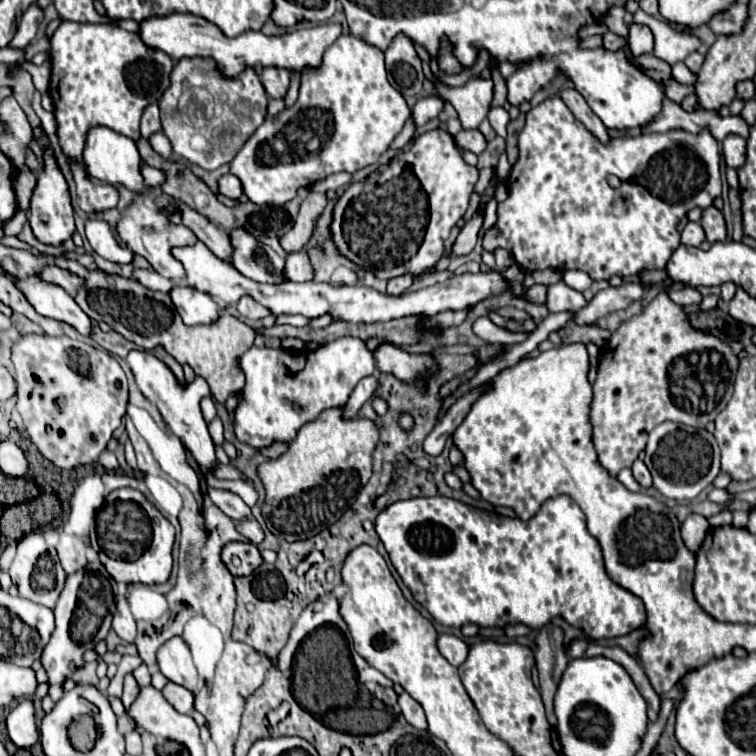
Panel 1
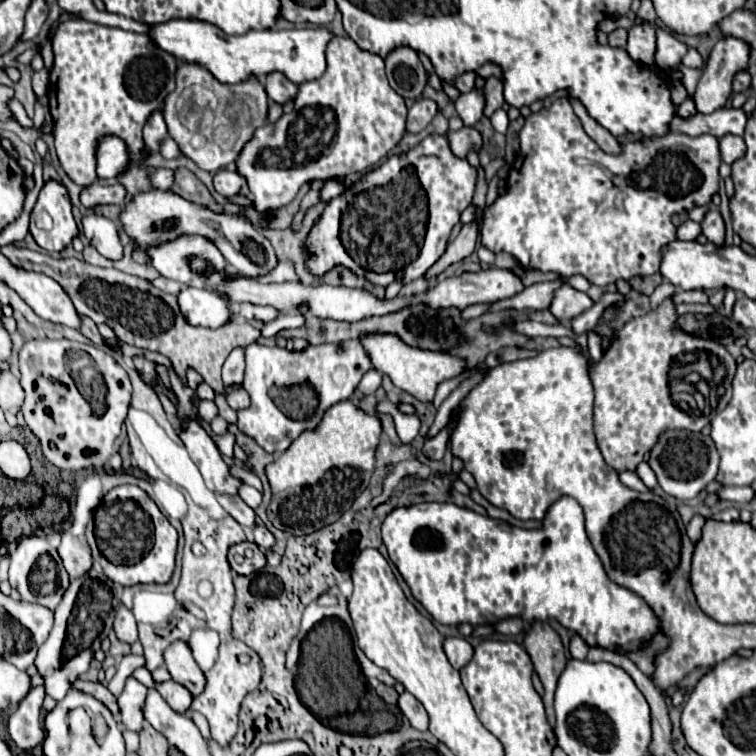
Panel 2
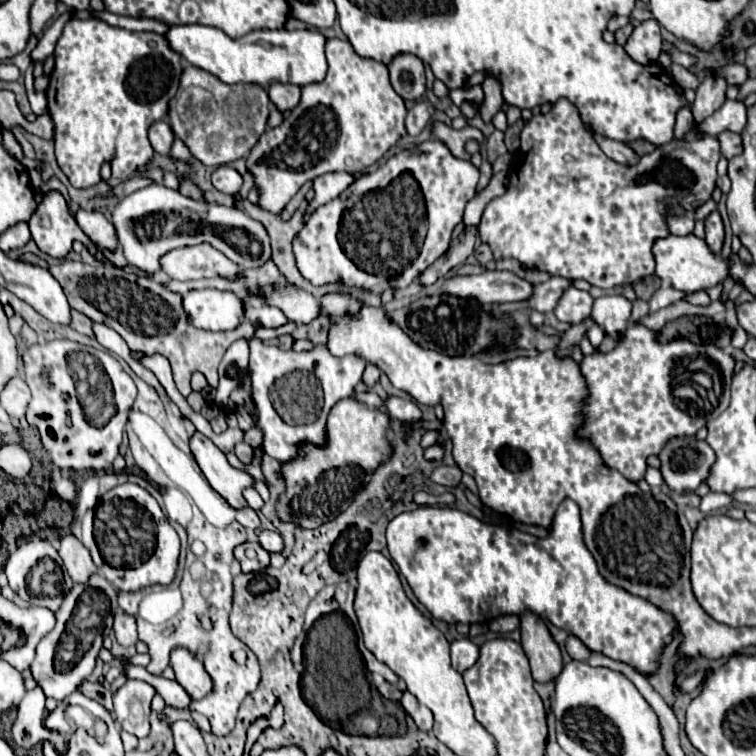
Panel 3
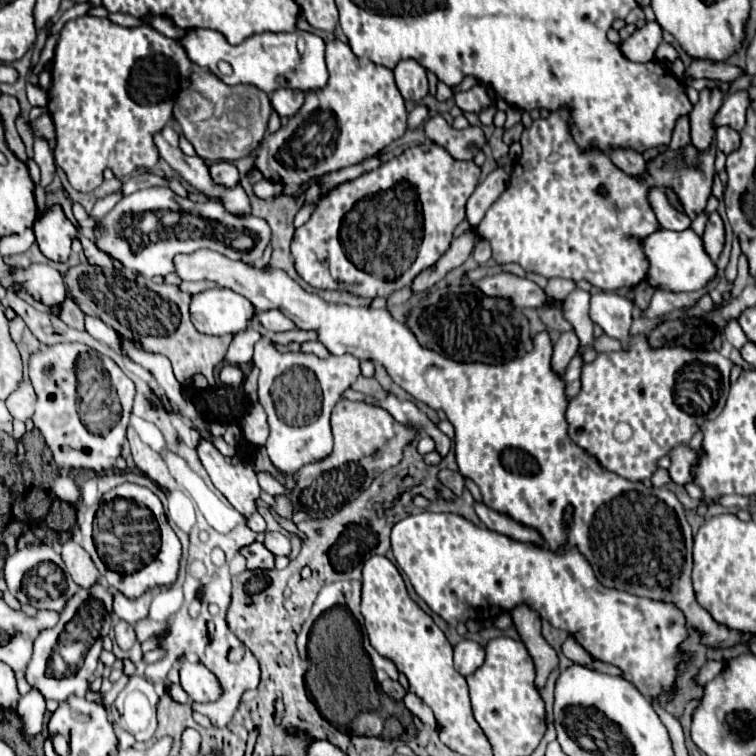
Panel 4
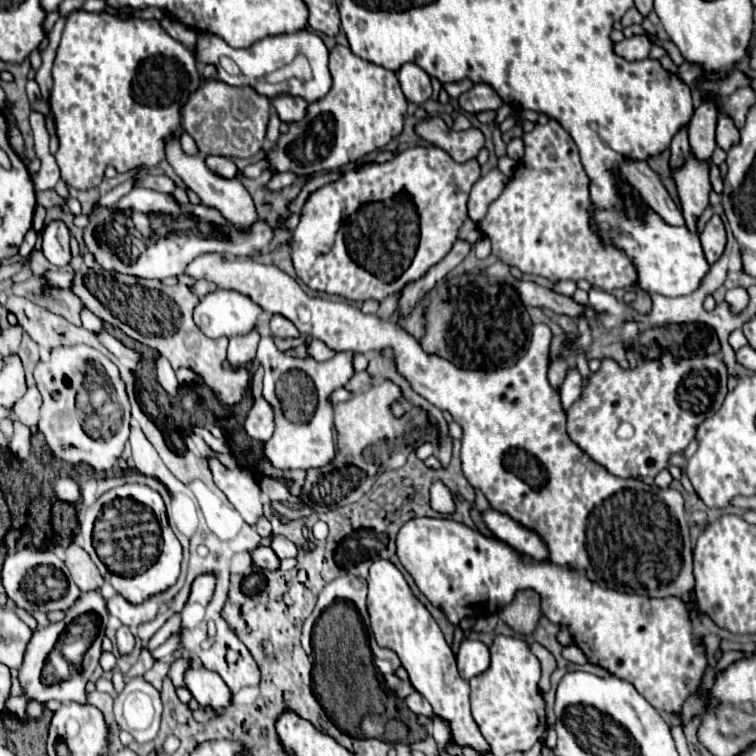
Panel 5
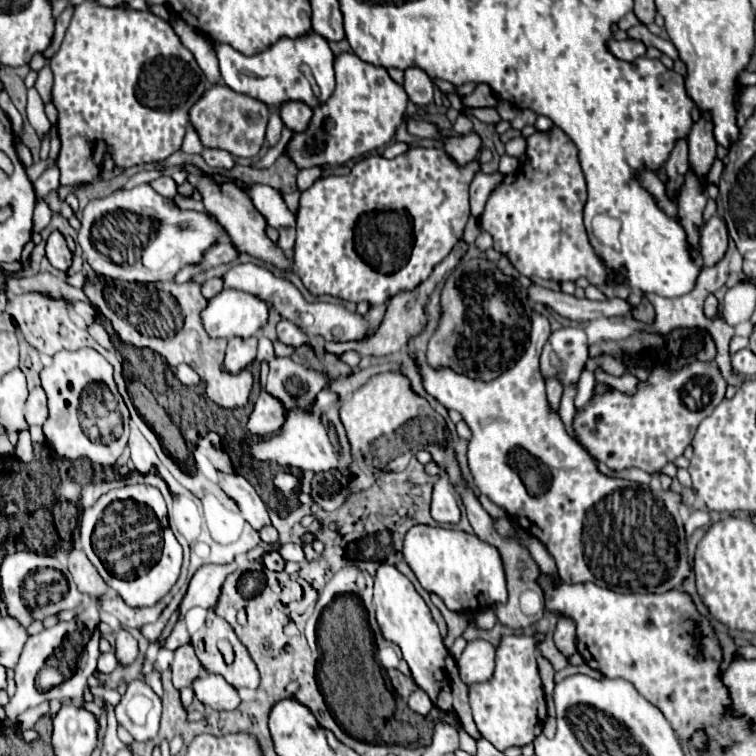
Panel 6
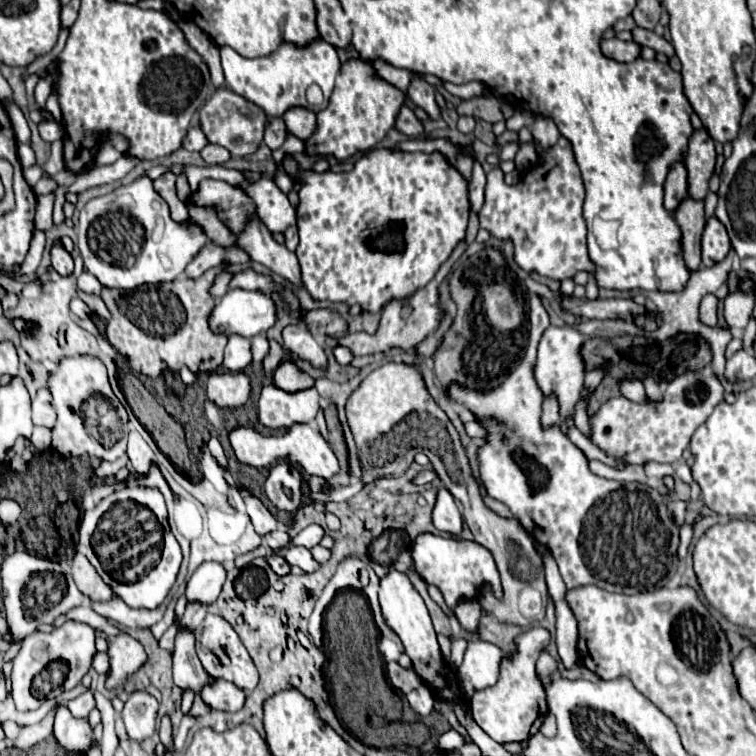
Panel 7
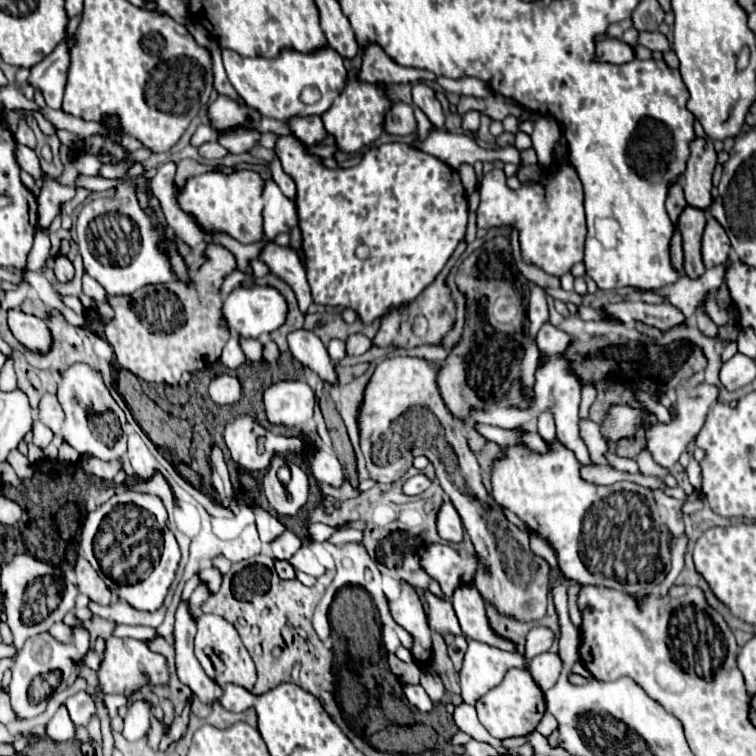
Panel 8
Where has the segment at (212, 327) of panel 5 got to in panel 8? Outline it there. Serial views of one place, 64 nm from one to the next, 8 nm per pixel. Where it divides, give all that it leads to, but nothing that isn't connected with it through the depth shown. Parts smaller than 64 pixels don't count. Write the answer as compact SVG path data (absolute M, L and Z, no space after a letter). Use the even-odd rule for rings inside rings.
M234 288L222 304L222 318L232 332L238 332L242 338L258 338L280 328L286 320L286 302L276 288Z

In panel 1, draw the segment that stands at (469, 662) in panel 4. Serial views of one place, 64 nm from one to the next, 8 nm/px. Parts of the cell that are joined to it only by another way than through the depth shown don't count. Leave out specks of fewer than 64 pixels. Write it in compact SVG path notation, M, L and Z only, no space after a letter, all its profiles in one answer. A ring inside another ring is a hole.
M438 634L438 640L436 640L436 646L440 650L440 654L452 664L452 666L460 666L464 660L466 660L466 654L468 654L468 646L464 640L452 636L452 634Z

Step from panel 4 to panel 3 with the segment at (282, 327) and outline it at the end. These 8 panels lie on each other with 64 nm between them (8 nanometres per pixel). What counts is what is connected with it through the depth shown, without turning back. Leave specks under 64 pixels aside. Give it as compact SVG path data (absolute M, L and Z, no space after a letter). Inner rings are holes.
M246 306L244 316L250 322L260 324L260 326L268 326L268 328L276 328L276 326L282 326L286 322L286 316L276 306L256 306L256 308Z

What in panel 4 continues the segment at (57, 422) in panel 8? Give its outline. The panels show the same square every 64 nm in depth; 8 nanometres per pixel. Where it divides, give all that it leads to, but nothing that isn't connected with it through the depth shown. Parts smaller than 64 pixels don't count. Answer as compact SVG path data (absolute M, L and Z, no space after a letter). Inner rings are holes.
M22 380L18 384L18 388L4 400L8 412L22 422L30 420L30 414L34 412L34 388L30 386L30 382Z

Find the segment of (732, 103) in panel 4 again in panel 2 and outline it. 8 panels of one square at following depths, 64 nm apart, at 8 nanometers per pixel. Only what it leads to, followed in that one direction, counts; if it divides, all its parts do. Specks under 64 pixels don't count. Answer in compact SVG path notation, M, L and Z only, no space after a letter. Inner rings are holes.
M720 108L720 110L714 110L712 114L696 112L694 116L680 118L674 112L674 118L670 120L668 128L670 132L682 132L688 136L700 136L700 134L712 134L716 138L722 138L726 134L744 136L746 114L736 108Z

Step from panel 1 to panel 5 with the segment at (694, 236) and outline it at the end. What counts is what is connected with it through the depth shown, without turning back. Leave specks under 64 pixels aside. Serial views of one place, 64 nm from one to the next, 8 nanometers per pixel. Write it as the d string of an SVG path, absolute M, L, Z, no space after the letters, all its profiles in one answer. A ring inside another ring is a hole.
M624 160L620 164L624 180L628 180L642 196L646 206L656 212L670 226L684 226L684 216L680 208L672 202L666 188L660 182L660 176L644 160Z

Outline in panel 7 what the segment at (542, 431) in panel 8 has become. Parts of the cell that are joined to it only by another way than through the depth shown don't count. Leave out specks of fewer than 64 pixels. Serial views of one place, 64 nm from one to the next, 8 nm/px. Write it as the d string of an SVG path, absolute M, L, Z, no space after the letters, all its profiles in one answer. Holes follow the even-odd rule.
M548 396L544 400L544 412L542 412L542 424L552 426L554 422L560 422L560 404L556 396Z

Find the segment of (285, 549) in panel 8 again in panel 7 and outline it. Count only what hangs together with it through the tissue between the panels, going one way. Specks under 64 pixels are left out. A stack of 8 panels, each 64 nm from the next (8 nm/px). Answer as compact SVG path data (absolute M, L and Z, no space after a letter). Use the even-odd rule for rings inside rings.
M276 528L268 534L264 534L262 542L268 544L270 548L286 548L290 544L290 536L284 532L284 528Z

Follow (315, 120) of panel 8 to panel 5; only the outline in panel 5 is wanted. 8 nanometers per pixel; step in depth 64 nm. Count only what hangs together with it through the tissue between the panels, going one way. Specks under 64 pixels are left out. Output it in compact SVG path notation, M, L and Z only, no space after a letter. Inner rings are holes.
M280 94L272 100L272 106L276 108L280 120L284 122L298 122L302 120L302 114L306 114L308 102L300 96L290 96L290 94Z

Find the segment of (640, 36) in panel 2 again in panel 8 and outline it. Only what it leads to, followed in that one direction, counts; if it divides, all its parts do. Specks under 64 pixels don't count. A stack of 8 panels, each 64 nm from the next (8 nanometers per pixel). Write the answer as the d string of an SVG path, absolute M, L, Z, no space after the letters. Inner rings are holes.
M616 38L598 40L596 54L600 60L610 62L610 64L626 64L626 62L634 60L634 48Z

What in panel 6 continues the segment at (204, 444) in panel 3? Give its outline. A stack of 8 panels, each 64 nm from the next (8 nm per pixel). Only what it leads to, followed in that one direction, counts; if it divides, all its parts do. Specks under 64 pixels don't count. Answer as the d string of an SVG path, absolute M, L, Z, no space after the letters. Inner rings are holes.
M218 472L220 488L238 504L244 520L254 528L260 530L270 524L266 504L260 500L254 486L240 474L222 474Z

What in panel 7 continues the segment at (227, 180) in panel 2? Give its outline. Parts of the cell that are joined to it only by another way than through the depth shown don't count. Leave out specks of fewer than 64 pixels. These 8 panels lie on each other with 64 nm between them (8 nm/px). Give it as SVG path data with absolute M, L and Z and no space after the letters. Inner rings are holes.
M208 144L208 146L200 152L200 156L204 158L206 164L224 164L224 162L228 162L228 160L232 158L226 148L214 146L214 144Z

